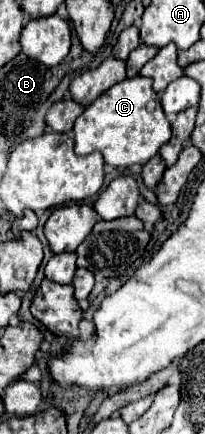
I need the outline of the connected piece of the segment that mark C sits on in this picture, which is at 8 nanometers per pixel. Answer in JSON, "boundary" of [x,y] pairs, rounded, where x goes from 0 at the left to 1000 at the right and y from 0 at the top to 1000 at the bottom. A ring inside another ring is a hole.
{"boundary":[[[673,173],[556,196],[498,214],[468,237],[420,247],[410,265],[380,270],[361,288],[361,353],[429,357],[468,343],[507,357],[527,380],[615,389],[634,380],[712,380],[712,371],[771,357],[780,339],[820,329],[829,316],[839,293],[790,256],[771,214],[741,205],[741,187]]]}

